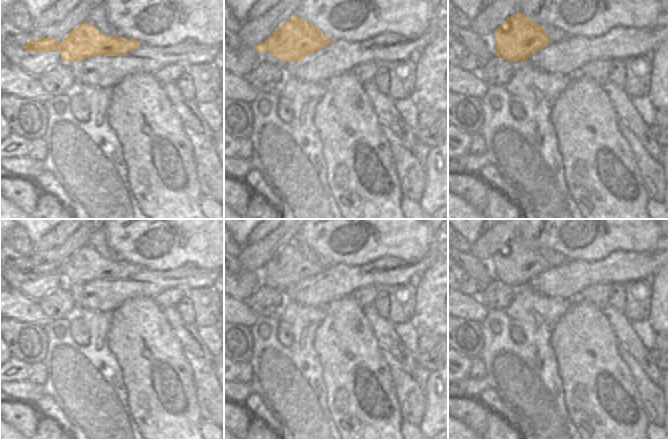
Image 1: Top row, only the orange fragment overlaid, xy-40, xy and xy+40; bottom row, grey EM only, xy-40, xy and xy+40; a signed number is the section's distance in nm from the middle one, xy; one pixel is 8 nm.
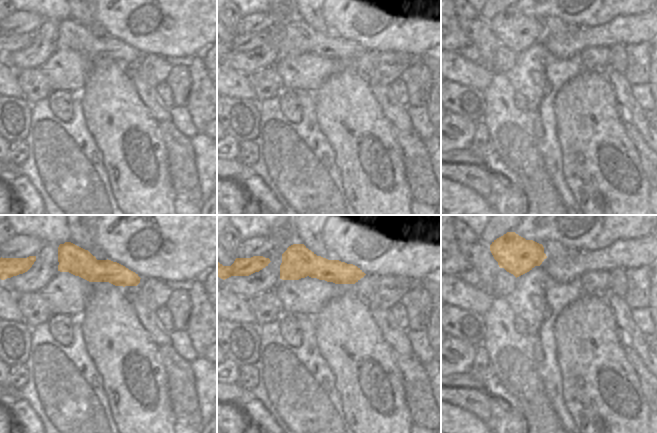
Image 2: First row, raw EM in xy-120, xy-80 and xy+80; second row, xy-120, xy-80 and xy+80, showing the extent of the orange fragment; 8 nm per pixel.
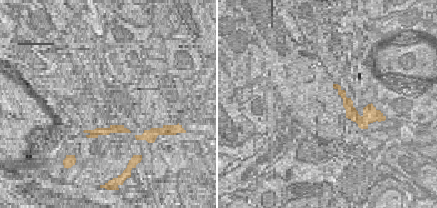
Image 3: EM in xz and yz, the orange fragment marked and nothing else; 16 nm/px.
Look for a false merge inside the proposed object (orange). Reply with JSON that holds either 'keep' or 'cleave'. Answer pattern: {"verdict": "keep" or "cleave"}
{"verdict": "cleave"}

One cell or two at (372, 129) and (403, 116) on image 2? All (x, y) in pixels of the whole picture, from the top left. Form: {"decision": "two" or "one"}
{"decision": "two"}

